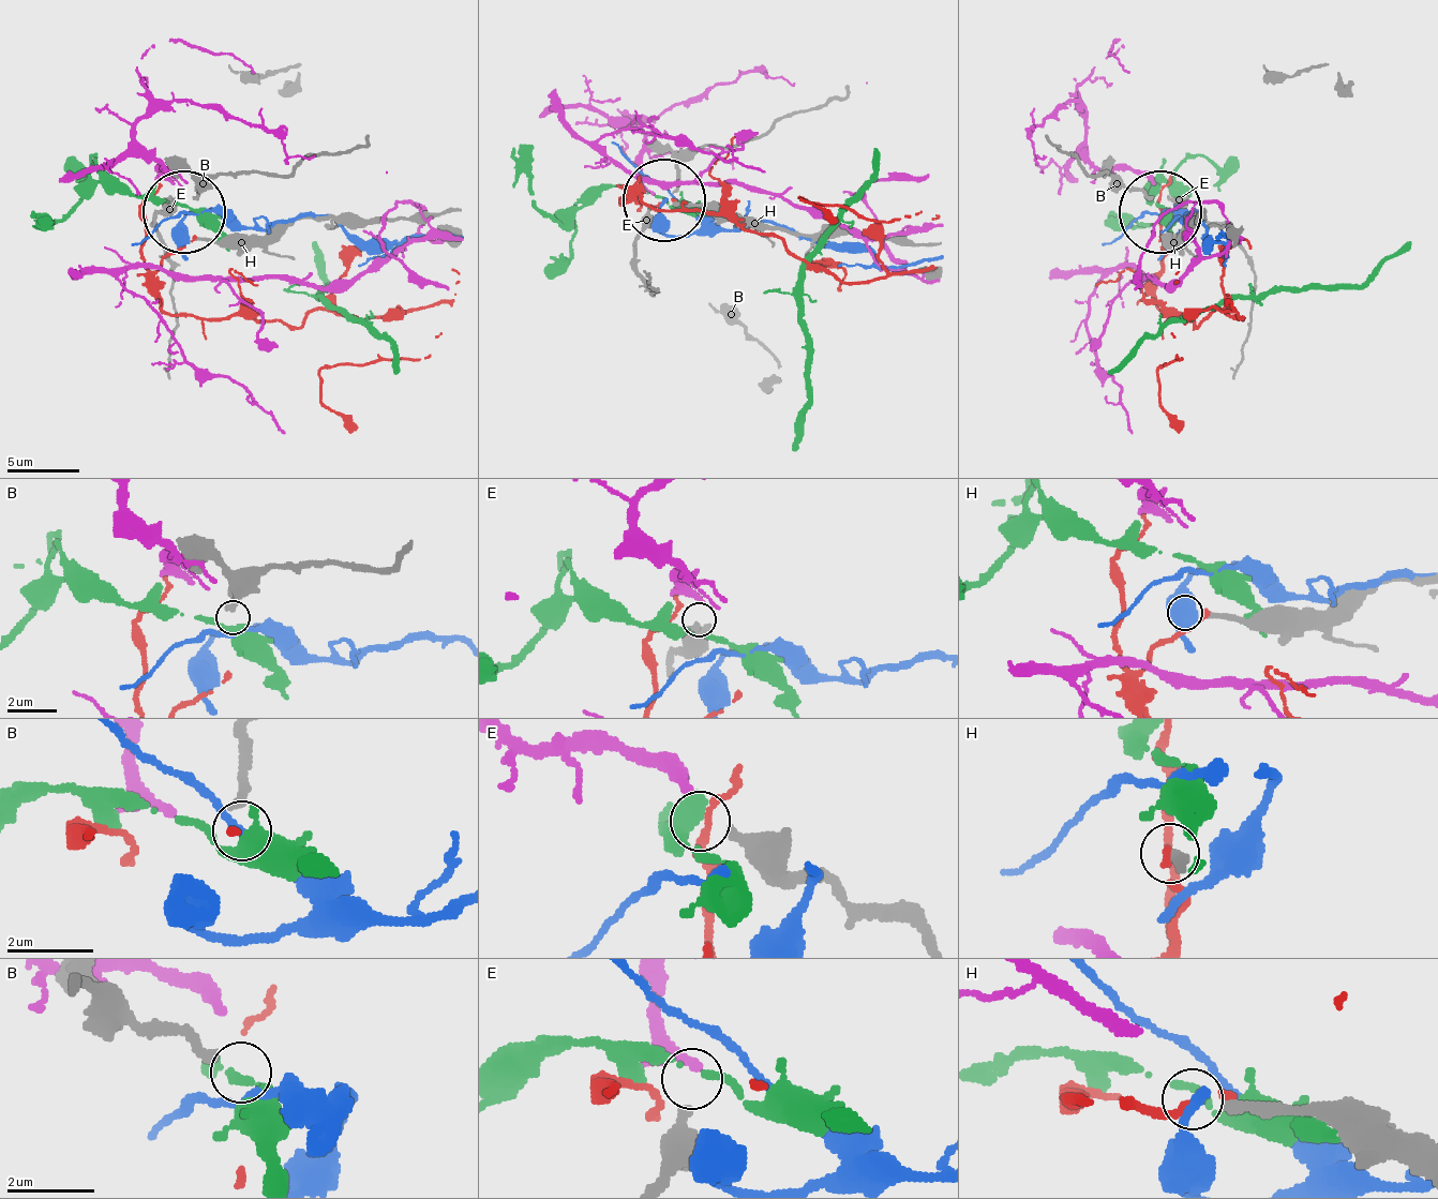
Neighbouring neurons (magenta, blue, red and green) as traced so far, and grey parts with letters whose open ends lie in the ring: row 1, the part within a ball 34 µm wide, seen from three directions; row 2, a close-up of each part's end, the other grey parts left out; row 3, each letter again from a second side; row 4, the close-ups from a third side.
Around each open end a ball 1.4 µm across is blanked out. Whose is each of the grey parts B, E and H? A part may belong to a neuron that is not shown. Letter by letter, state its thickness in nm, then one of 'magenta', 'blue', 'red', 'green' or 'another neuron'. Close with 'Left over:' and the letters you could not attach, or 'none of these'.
B: 240 nm | another neuron
E: 360 nm | magenta
H: 240 nm | another neuron
Left over: B, H

